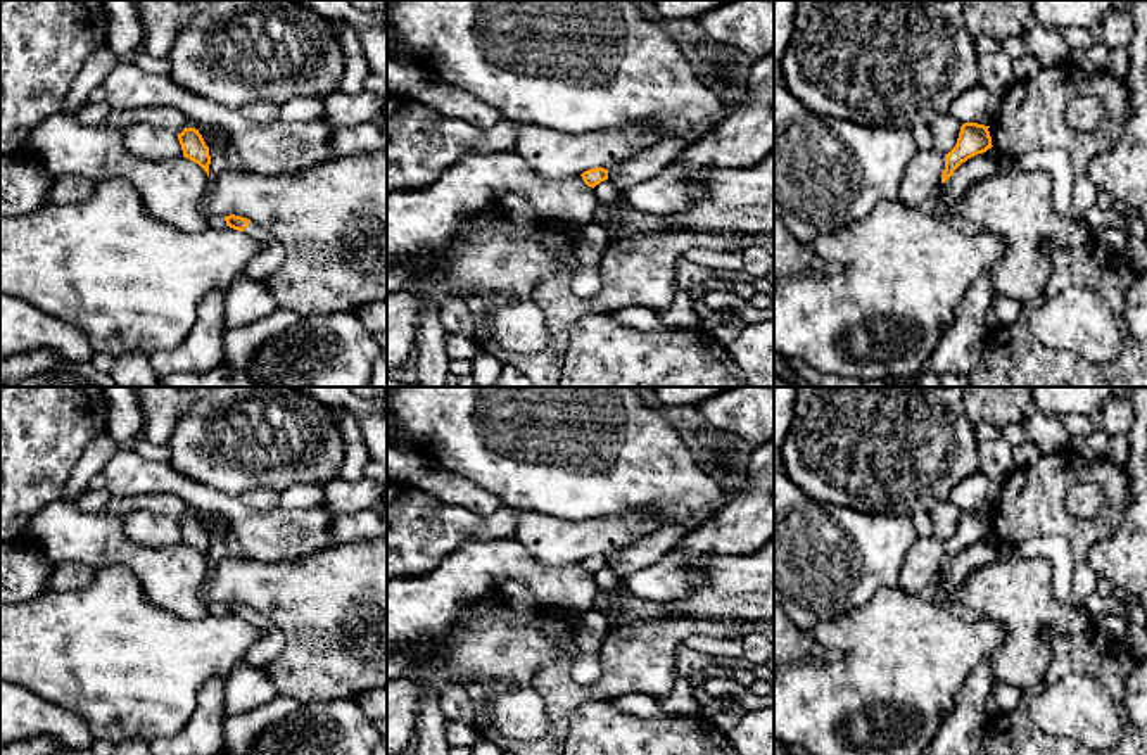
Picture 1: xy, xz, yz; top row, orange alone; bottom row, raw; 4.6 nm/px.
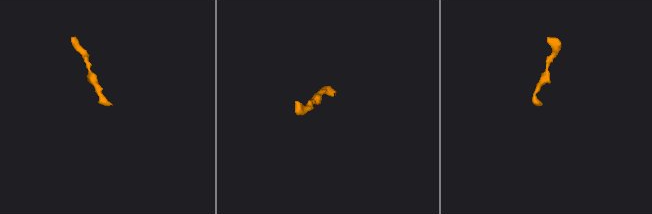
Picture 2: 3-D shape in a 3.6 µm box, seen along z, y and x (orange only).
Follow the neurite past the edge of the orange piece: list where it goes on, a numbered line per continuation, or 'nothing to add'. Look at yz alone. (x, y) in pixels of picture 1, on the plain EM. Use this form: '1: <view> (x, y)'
nothing to add

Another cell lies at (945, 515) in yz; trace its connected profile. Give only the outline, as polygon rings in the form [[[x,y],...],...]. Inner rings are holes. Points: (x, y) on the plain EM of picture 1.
[[[950,499],[929,503],[926,513],[933,522],[933,536],[941,541],[948,541],[959,525],[962,510],[957,508]]]

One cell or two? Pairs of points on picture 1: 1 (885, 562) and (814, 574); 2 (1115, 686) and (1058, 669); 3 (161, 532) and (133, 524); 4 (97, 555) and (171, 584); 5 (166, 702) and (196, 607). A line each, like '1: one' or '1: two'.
1: one
2: one
3: one
4: one
5: two

